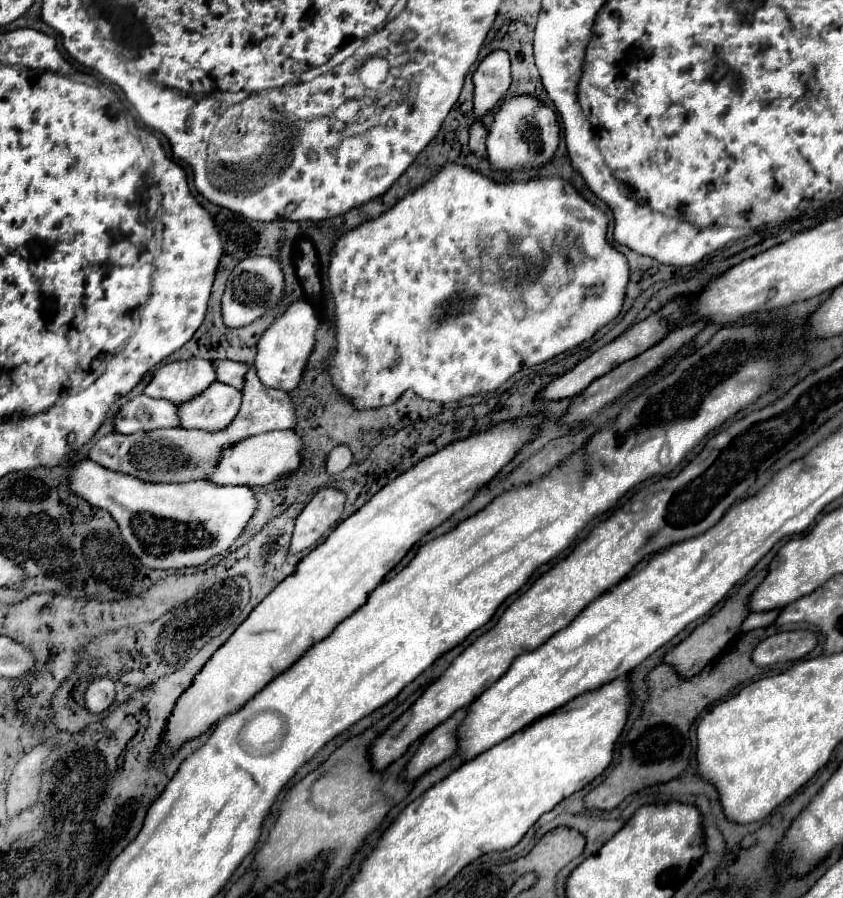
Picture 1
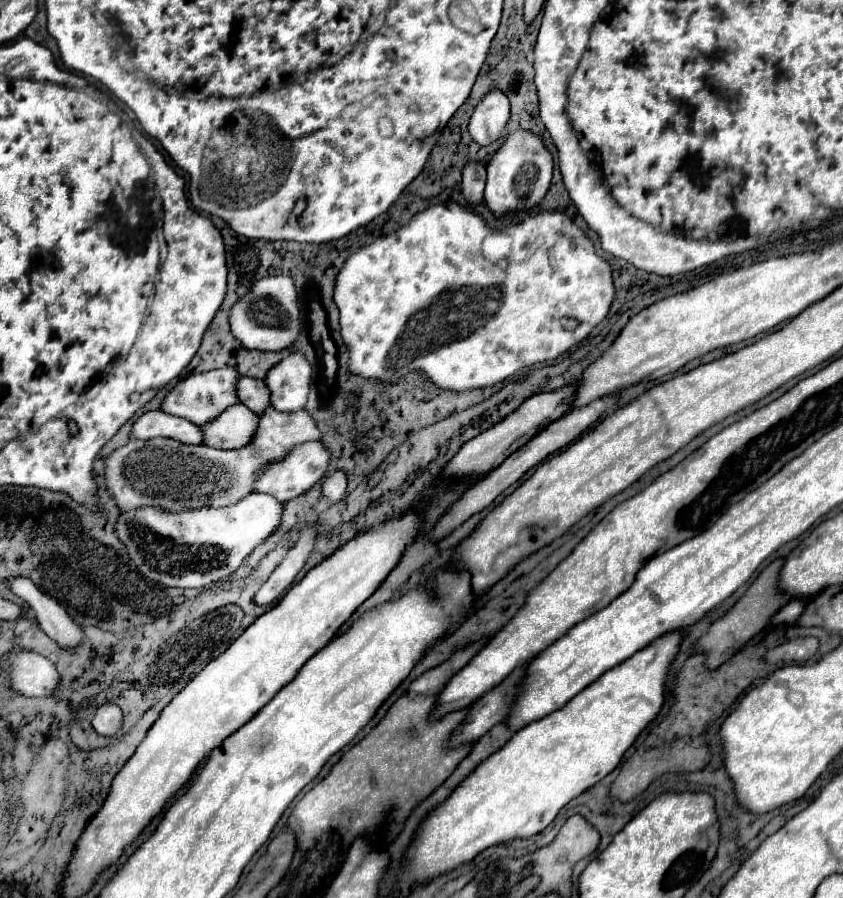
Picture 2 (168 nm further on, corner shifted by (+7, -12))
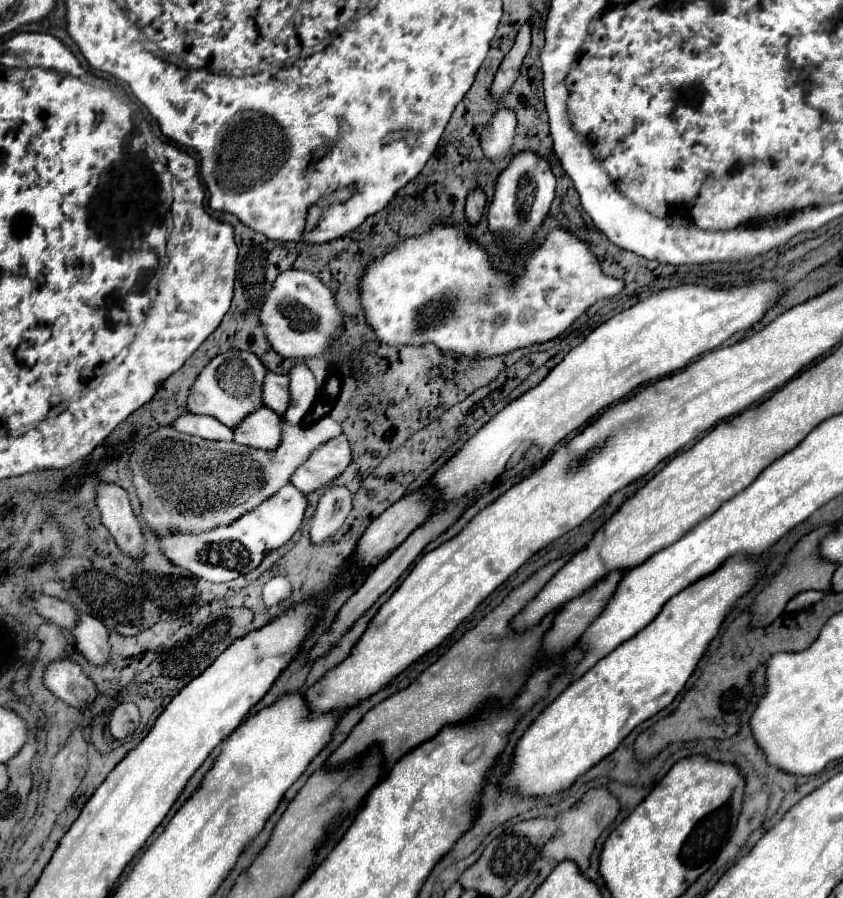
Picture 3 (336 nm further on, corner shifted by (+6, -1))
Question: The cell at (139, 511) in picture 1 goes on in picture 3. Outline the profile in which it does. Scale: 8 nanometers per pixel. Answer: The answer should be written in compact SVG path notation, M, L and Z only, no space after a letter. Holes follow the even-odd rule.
M288 485L228 527L218 527L216 531L196 535L196 537L170 535L170 537L158 537L158 539L160 539L160 547L164 549L166 557L172 563L178 563L180 567L192 571L194 575L206 581L226 583L240 575L248 575L264 561L264 557L270 551L286 545L300 529L306 507L308 507L306 493L298 491L294 485Z

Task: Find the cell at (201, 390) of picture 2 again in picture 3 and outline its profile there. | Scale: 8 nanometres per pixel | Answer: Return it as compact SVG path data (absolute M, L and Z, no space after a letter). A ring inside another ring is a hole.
M226 351L214 357L198 375L188 397L188 411L198 415L210 415L228 427L238 427L250 411L264 407L262 403L262 379L266 377L266 367L250 351Z

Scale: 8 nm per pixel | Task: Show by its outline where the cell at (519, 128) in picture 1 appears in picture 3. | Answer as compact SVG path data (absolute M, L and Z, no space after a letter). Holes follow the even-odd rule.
M530 151L518 153L508 165L508 169L500 173L494 201L488 213L488 223L492 235L498 235L500 239L506 241L506 253L522 251L534 239L554 201L554 189L556 189L556 177L552 175L548 161Z

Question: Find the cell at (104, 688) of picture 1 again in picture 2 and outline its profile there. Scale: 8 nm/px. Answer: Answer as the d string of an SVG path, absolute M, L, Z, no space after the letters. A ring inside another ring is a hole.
M107 702L95 710L95 716L91 720L93 728L101 736L117 736L121 728L121 710L113 702Z

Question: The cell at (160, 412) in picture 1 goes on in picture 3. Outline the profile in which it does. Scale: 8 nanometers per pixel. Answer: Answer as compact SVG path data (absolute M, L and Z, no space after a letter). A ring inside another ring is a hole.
M186 413L180 419L176 419L172 427L180 433L196 435L196 437L210 439L210 441L232 441L234 439L234 431L230 427L226 427L226 425L218 423L218 419L212 419L206 415Z

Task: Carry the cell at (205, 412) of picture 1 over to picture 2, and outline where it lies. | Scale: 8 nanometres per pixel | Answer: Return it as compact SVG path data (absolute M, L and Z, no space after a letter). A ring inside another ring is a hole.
M243 404L227 406L209 426L201 426L205 432L205 446L211 448L241 448L245 446L257 428L257 414Z

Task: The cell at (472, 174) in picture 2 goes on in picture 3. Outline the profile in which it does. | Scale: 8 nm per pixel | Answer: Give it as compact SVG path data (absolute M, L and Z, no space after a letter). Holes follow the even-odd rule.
M476 189L468 195L468 199L466 199L466 221L468 221L468 225L480 223L484 205L486 205L486 195L480 189Z

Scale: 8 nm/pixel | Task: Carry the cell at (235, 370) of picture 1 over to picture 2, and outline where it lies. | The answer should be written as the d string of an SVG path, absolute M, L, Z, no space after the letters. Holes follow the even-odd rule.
M241 376L237 380L237 398L241 404L245 404L249 410L255 410L261 414L269 406L269 390L263 380Z

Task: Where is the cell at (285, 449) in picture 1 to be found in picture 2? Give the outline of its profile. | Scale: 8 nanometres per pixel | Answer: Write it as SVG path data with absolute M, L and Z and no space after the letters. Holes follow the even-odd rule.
M305 442L301 446L295 446L289 458L283 458L281 462L271 462L269 466L261 466L261 470L257 470L257 482L253 484L253 492L273 494L273 498L277 498L279 502L291 500L307 492L315 482L319 482L327 472L327 464L329 464L329 452L323 448L323 444Z

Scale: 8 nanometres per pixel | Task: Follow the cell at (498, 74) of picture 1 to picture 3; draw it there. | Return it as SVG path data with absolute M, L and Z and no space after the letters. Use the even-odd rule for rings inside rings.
M500 109L490 125L482 131L480 143L482 151L490 161L502 161L514 143L514 129L516 129L516 115L510 109Z

